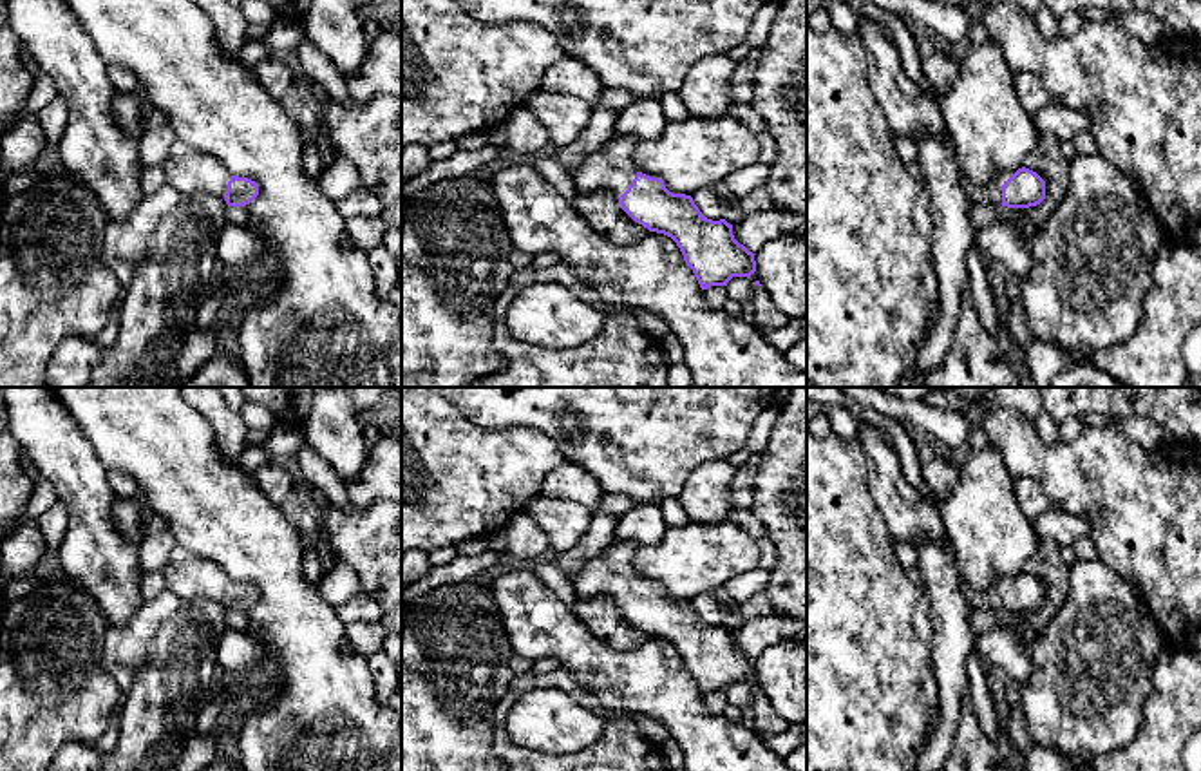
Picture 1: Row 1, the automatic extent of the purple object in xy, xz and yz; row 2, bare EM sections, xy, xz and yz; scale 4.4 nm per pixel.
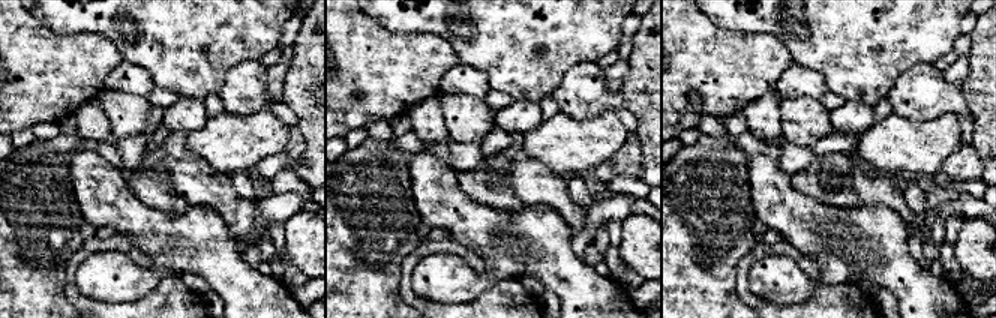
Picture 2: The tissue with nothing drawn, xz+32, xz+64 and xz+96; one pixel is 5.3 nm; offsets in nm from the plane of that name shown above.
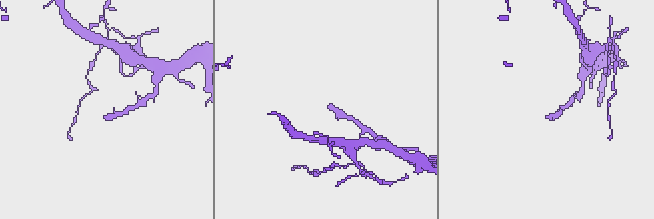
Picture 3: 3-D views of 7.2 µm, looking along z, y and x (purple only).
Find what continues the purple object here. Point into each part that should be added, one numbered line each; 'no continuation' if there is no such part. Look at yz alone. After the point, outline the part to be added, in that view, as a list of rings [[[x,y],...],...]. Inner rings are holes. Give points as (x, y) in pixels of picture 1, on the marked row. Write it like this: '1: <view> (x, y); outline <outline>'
1: yz (992, 192); outline [[[1000,172],[997,177],[993,177],[988,185],[975,185],[973,181],[966,183],[966,192],[971,197],[971,201],[979,203],[991,203],[1002,206],[1002,185],[1011,177],[1009,172]]]

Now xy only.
1: xy (189, 171); outline [[[175,139],[163,161],[166,183],[183,195],[206,192],[224,199],[232,174],[213,156]]]

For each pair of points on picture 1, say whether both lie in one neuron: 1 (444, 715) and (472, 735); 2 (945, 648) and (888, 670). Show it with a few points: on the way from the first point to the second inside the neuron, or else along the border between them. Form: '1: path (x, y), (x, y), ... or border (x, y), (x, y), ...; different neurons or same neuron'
1: path (451, 723), (465, 735); same neuron
2: border (930, 610), (930, 663), (936, 679); different neurons

